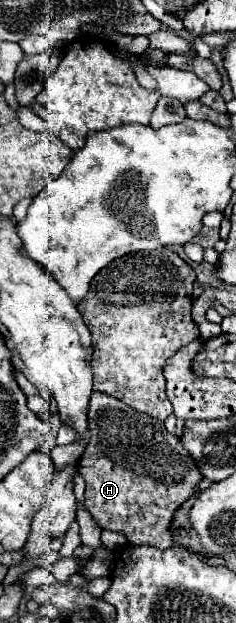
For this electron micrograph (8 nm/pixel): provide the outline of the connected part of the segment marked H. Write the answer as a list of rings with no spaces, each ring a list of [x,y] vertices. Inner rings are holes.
[[[93,392],[91,396],[89,432],[91,442],[87,444],[79,460],[79,472],[87,484],[83,504],[91,512],[93,520],[99,524],[101,530],[123,534],[129,546],[147,544],[155,548],[169,548],[169,522],[173,518],[173,512],[193,494],[195,484],[201,480],[201,476],[197,476],[197,466],[193,464],[193,458],[189,456],[189,452],[185,452],[185,448],[181,448],[181,440],[177,436],[171,436],[159,420],[143,416],[141,412],[103,392]]]

